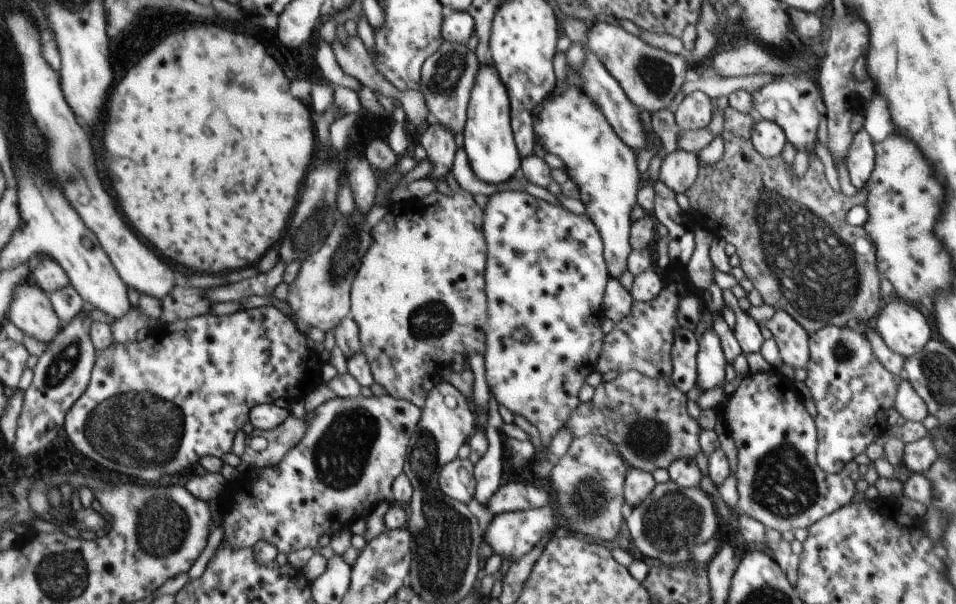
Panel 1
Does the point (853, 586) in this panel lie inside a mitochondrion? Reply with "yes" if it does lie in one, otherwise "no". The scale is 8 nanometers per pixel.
no

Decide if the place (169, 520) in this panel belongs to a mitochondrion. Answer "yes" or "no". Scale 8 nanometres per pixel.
yes

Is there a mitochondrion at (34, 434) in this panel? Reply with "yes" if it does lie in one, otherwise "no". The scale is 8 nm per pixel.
no

